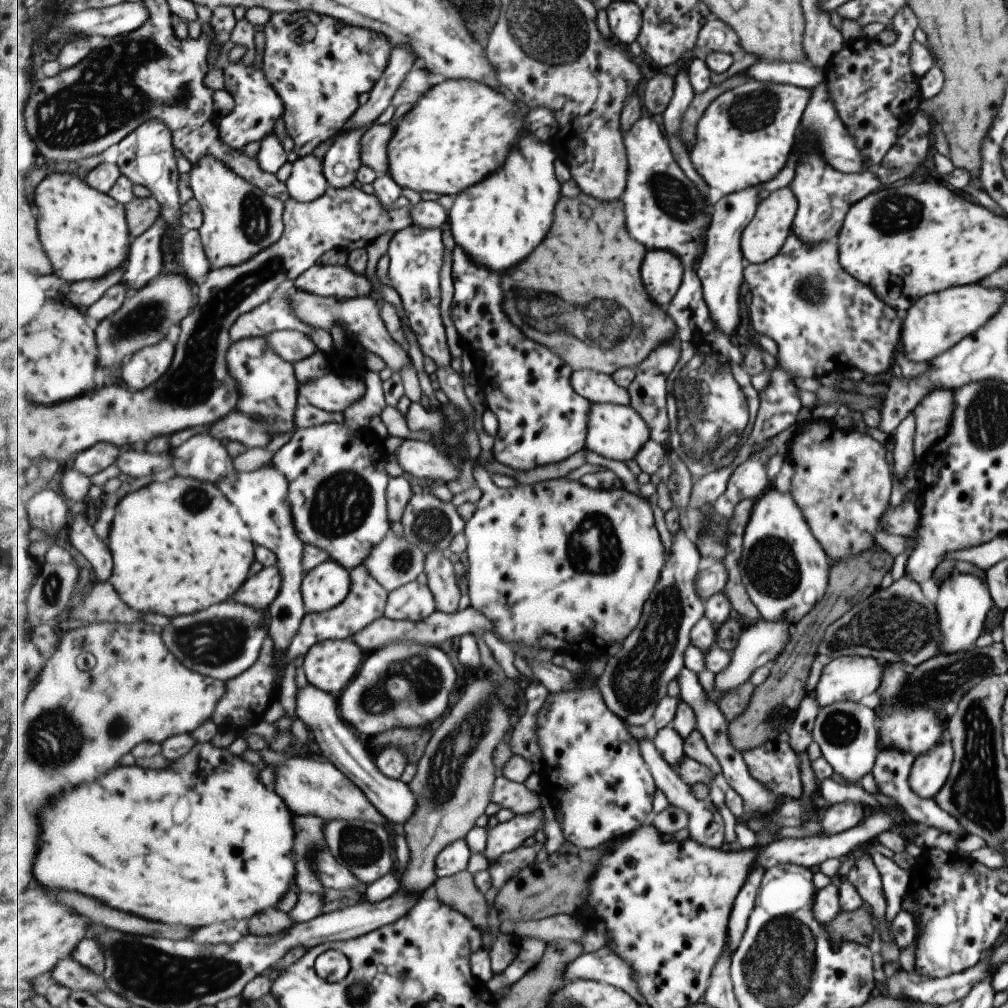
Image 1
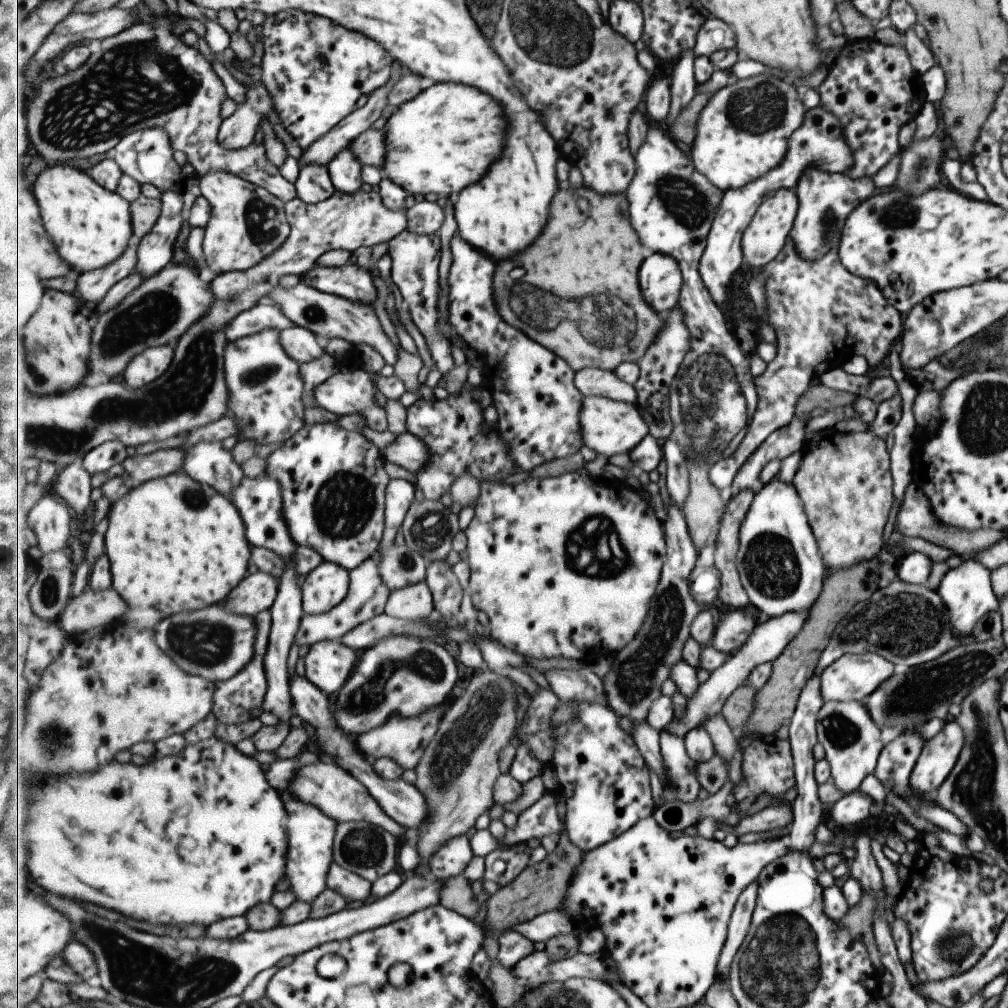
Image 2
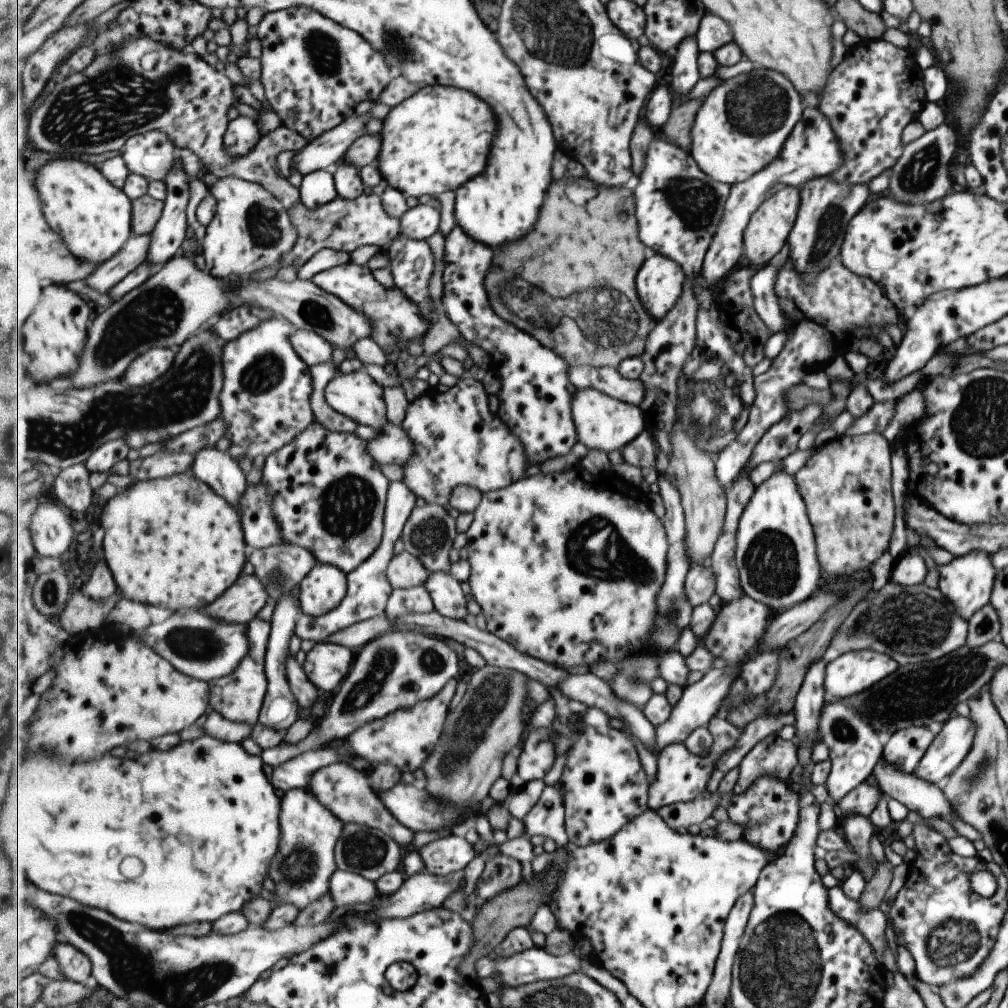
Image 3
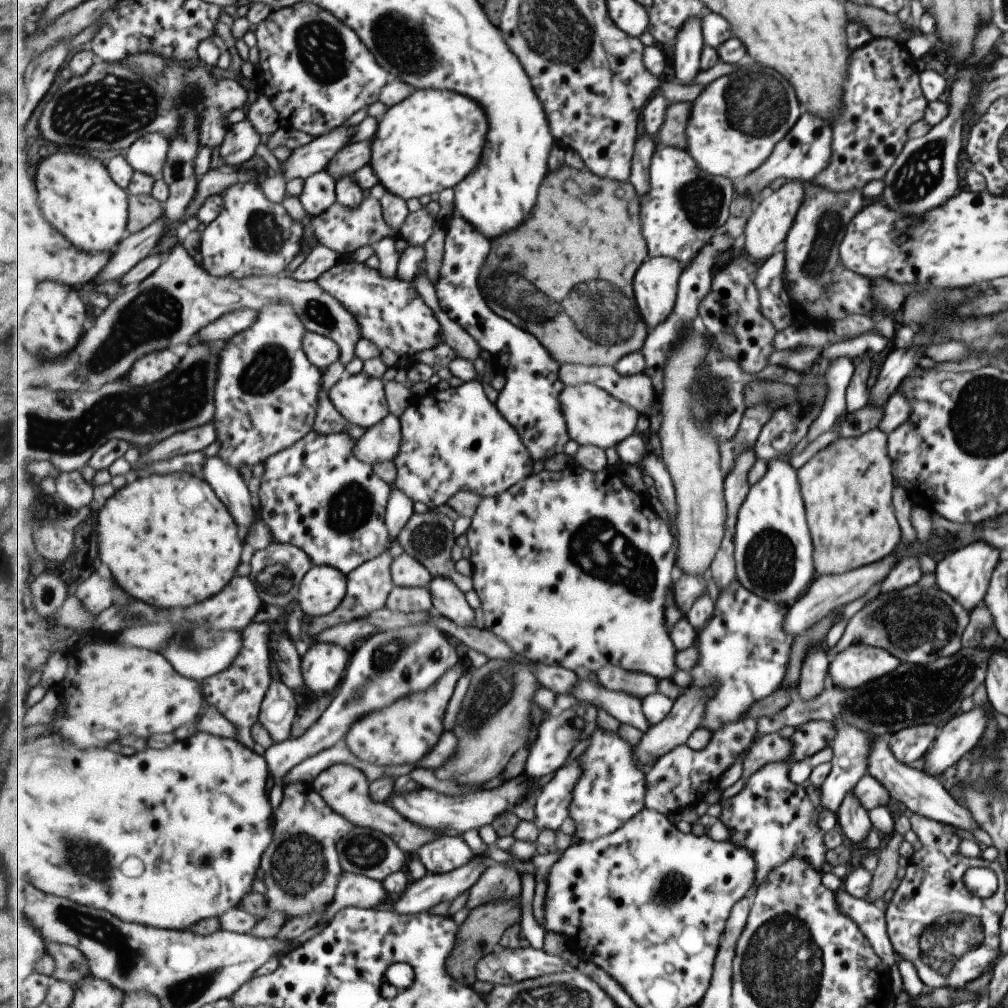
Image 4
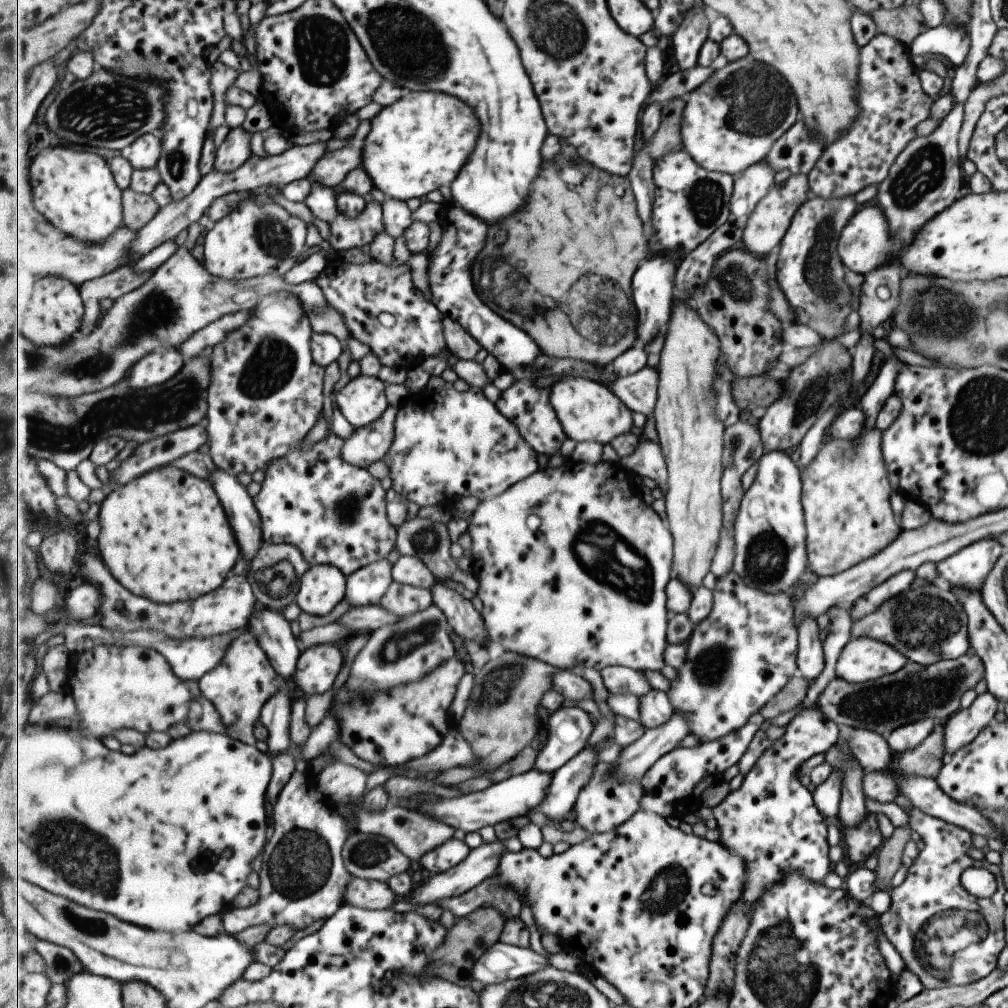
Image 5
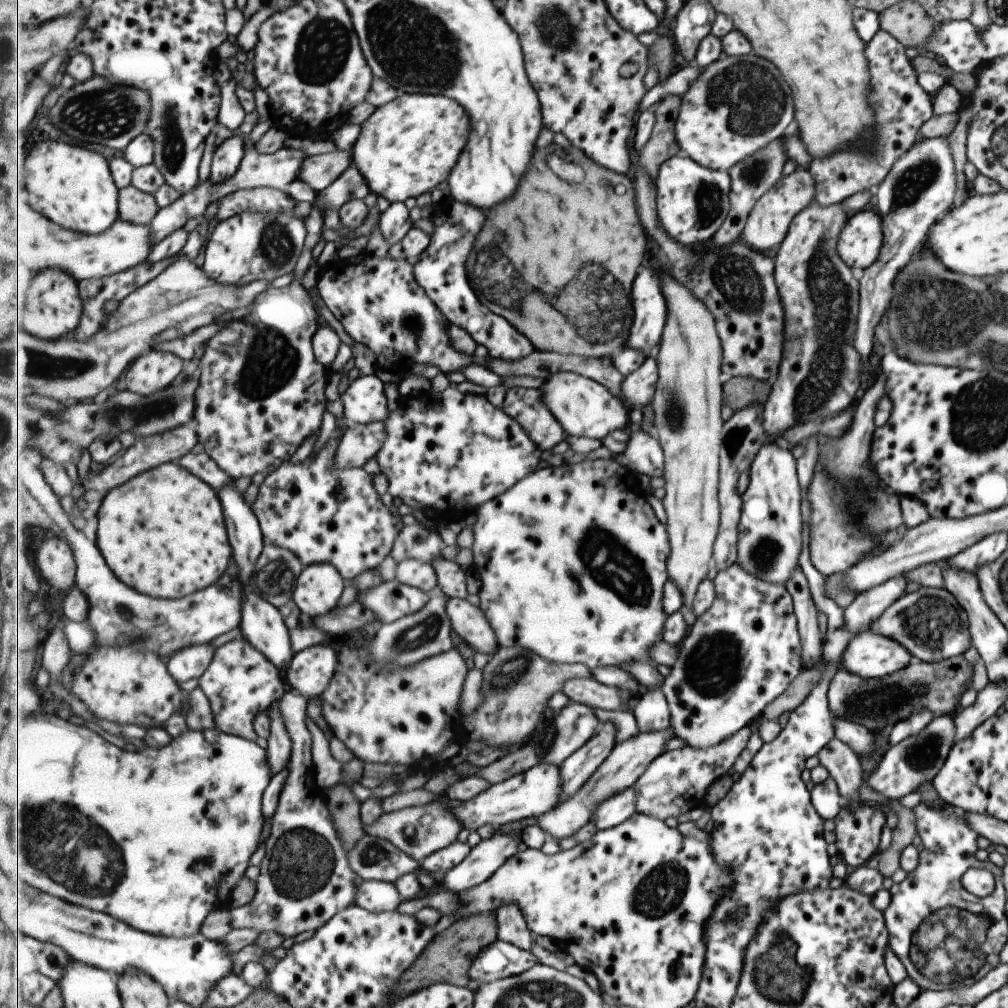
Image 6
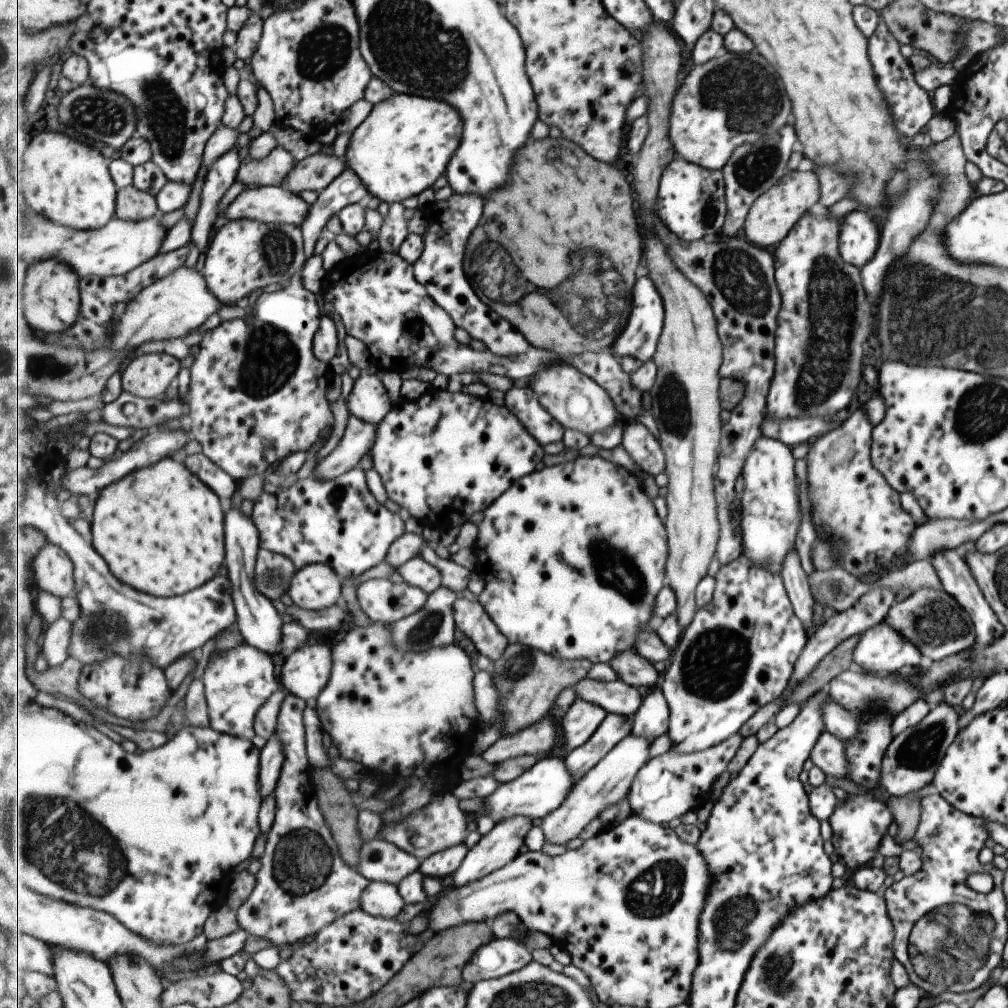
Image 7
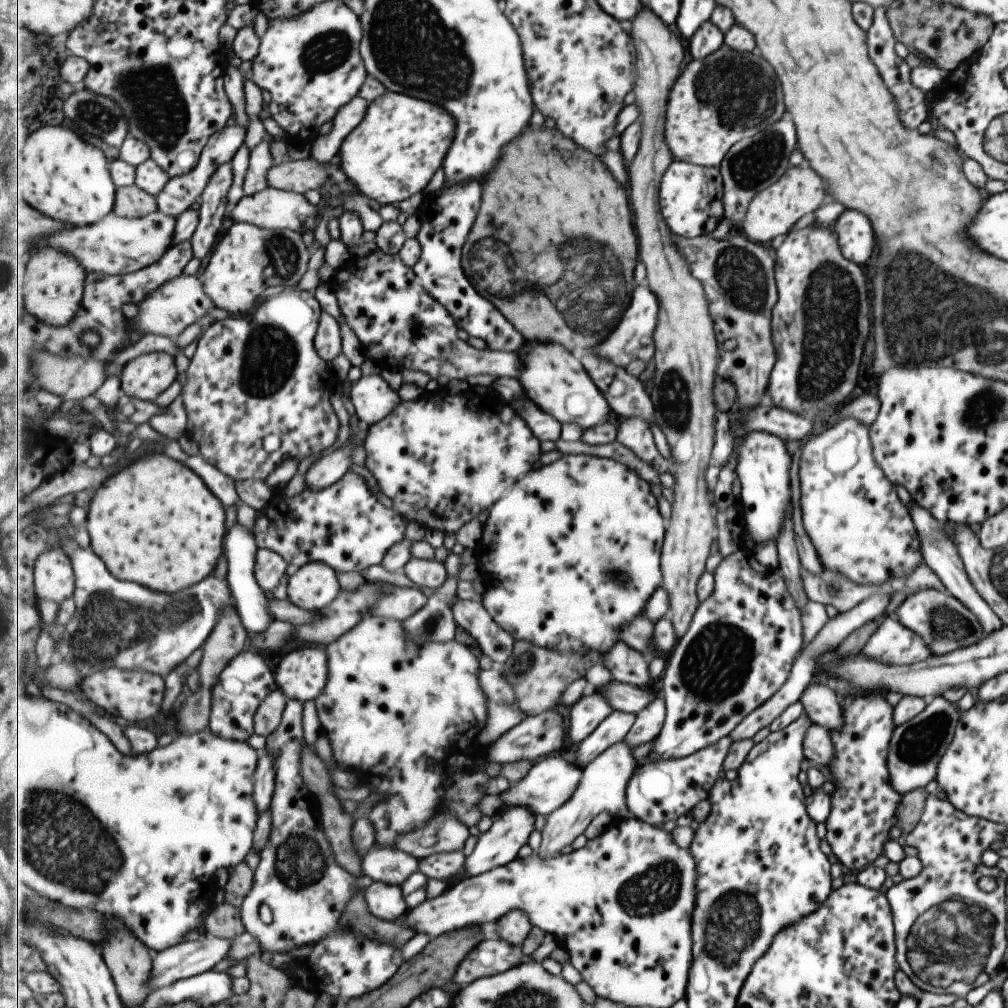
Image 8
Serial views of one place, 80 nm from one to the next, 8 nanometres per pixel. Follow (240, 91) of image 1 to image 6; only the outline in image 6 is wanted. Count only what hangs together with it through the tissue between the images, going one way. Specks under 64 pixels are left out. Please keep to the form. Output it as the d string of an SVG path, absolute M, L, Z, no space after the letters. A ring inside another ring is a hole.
M233 134L225 139L213 153L209 178L216 185L235 176L246 155L246 146L241 135Z

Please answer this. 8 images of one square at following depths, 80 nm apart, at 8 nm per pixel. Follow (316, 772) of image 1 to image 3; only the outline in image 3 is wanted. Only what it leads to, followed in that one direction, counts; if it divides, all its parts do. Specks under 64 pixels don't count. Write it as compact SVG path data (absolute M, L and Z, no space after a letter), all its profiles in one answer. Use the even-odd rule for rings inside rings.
M333 763L317 771L313 778L313 786L309 784L309 788L344 823L357 823L382 830L401 846L409 846L413 842L415 831L407 828L398 818L395 818L379 794L373 790L369 773L361 770L361 767L357 768L351 763Z

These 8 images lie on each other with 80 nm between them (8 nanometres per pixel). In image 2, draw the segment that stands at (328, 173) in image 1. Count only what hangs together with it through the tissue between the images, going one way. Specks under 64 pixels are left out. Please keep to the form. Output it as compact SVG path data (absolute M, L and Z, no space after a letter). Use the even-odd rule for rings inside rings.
M351 148L343 151L327 168L338 191L352 195L361 191L364 182L362 177L363 165Z

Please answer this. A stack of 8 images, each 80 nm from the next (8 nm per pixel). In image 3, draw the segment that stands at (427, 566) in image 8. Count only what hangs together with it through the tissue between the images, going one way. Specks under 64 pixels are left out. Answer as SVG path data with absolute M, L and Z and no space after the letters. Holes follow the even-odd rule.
M410 552L396 554L388 566L388 577L395 589L423 586L430 570Z

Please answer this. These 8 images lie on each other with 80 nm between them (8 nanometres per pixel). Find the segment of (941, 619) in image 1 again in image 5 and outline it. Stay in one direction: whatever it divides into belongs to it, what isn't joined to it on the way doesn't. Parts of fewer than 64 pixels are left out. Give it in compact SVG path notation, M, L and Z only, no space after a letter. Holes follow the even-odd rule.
M994 537L978 540L959 549L954 555L948 556L945 560L936 564L938 576L947 580L951 590L955 587L962 589L975 589L978 591L984 581L987 572L993 568L994 562L1004 551L1002 544L996 541Z

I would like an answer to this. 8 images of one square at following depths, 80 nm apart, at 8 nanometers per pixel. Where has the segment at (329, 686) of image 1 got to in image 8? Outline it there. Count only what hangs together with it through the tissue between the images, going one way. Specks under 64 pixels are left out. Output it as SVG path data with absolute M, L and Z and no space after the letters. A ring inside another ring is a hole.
M307 645L292 650L278 662L274 675L289 699L304 703L317 700L330 675L326 647Z

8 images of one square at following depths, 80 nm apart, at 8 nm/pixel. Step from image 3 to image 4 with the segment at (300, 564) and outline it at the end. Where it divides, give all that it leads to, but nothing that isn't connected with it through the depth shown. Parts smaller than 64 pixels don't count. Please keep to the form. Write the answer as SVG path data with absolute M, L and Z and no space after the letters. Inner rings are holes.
M274 540L267 548L254 552L249 577L257 585L259 596L262 596L265 604L272 604L282 609L298 599L300 584L314 565L309 555L299 546Z

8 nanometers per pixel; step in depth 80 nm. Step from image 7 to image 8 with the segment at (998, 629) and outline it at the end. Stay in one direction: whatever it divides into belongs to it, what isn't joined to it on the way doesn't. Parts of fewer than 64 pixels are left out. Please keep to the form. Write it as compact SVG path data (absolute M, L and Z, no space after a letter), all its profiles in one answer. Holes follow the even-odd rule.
M913 502L908 508L910 517L917 533L917 542L920 544L920 551L923 557L922 562L925 563L943 583L952 597L955 597L961 604L964 604L979 621L980 627L984 632L984 636L995 629L998 629L1003 624L995 616L995 613L990 609L990 606L975 592L971 586L968 576L966 575L961 559L957 554L957 549L953 541L946 535L943 525L938 520L935 520L927 510L921 505Z

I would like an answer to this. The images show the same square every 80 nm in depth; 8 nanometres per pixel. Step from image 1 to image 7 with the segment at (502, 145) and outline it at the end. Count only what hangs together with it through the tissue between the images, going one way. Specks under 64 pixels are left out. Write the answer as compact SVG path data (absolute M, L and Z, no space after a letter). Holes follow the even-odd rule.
M394 92L391 98L374 105L367 120L351 133L344 157L347 168L359 175L369 196L392 205L419 196L446 174L447 164L461 144L461 134L463 120L453 106Z

